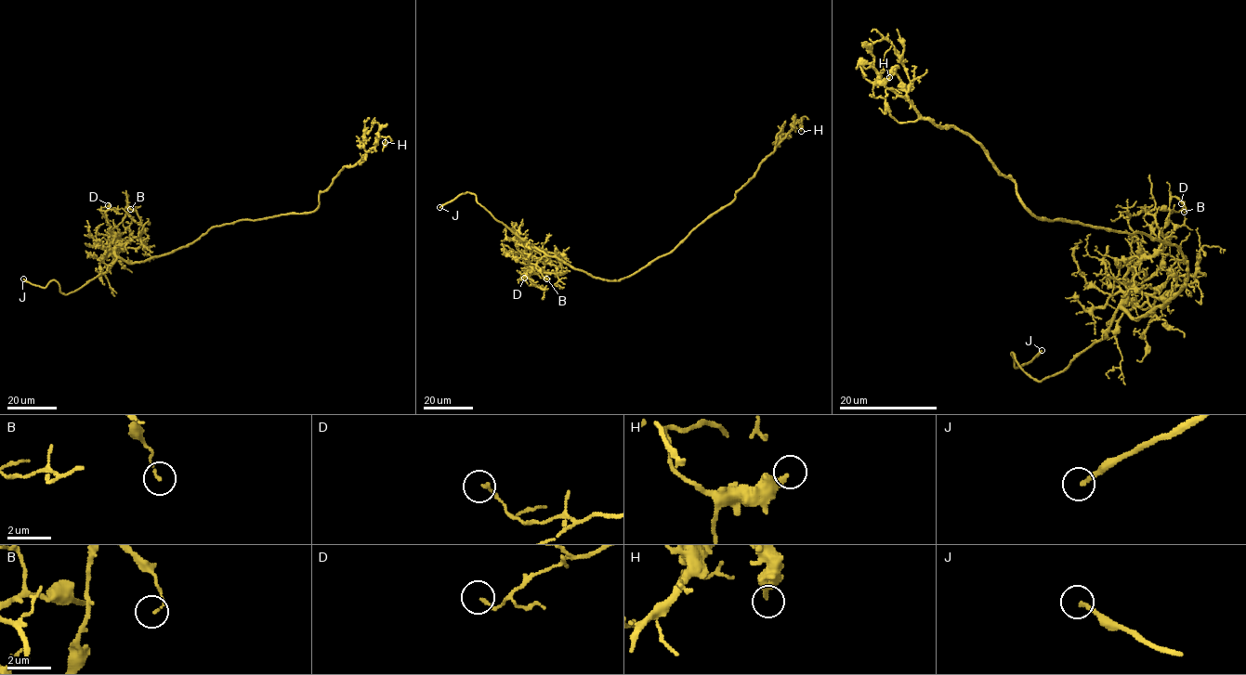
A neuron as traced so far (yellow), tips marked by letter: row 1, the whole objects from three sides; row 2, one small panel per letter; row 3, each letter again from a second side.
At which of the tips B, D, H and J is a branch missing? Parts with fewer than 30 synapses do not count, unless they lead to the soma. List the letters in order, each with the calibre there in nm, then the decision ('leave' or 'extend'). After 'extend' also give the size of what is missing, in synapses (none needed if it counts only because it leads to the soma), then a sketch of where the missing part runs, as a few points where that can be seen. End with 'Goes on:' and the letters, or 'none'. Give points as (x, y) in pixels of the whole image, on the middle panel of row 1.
B: 110 nm thick; leave
D: 130 nm thick; leave
H: 280 nm thick; leave
J: 190 nm thick; extend; missing branch runs (439, 207), (424, 214), (420, 219), (422, 227)
Goes on: J

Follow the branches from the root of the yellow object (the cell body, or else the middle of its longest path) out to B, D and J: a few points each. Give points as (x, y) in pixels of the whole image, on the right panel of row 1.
B: (1166, 242), (1187, 262), (1186, 282), (1134, 318), (1122, 303), (1161, 266), (1173, 196), (1184, 212)
D: (1166, 242), (1187, 262), (1186, 282), (1134, 318), (1122, 306), (1126, 275), (1160, 244), (1149, 212), (1181, 203)
J: (1166, 242), (1187, 279), (1164, 305), (1139, 318), (1119, 309), (1042, 381), (1012, 353), (1014, 365), (1042, 350)

